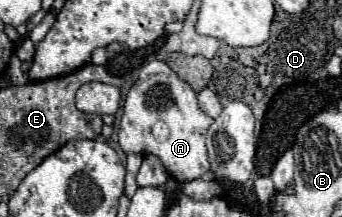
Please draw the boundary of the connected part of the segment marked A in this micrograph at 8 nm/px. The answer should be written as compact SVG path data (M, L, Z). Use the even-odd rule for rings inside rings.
M155 59L141 69L139 79L127 93L119 125L119 145L127 155L155 155L175 181L185 183L209 171L205 135L211 123L213 119L199 109L197 95L191 87L183 83L167 63Z

